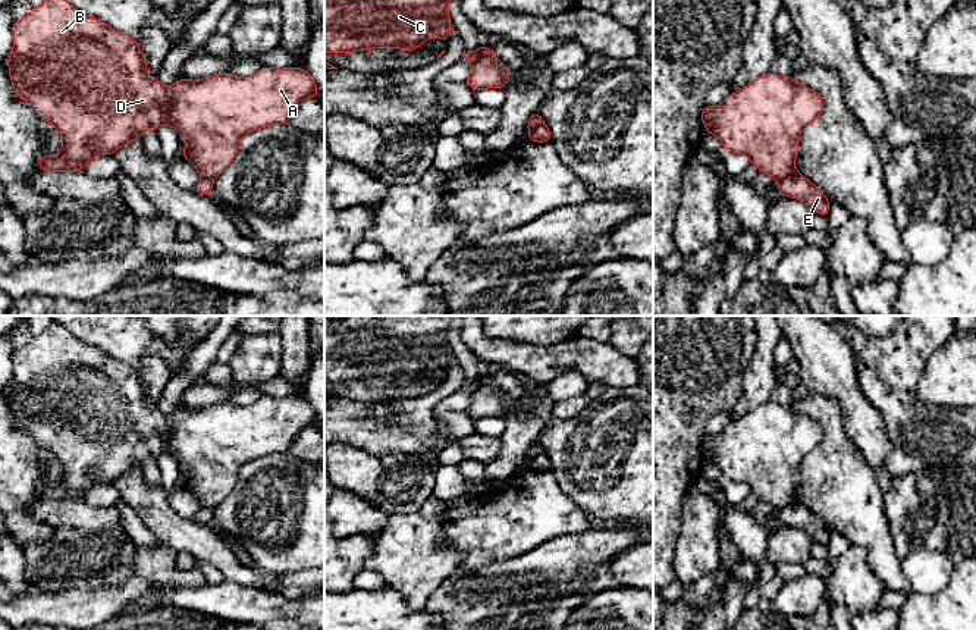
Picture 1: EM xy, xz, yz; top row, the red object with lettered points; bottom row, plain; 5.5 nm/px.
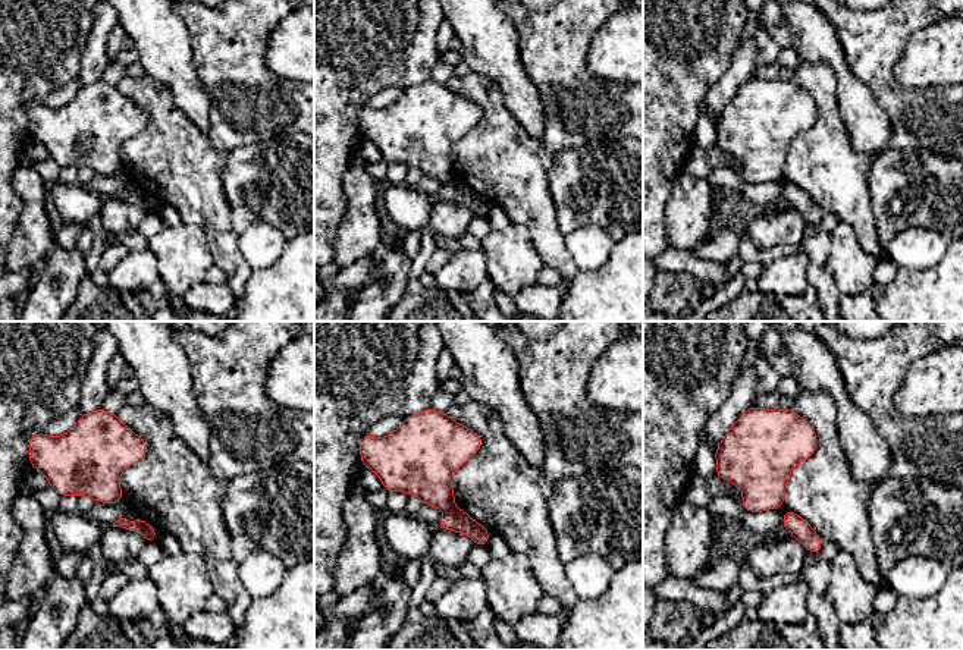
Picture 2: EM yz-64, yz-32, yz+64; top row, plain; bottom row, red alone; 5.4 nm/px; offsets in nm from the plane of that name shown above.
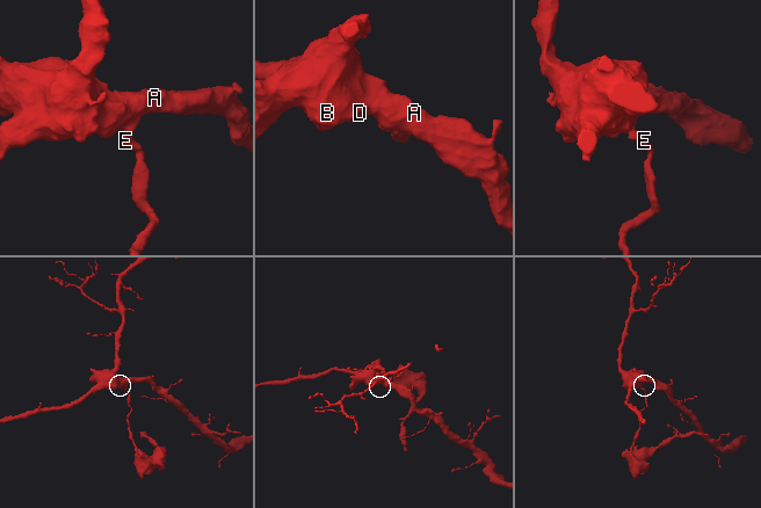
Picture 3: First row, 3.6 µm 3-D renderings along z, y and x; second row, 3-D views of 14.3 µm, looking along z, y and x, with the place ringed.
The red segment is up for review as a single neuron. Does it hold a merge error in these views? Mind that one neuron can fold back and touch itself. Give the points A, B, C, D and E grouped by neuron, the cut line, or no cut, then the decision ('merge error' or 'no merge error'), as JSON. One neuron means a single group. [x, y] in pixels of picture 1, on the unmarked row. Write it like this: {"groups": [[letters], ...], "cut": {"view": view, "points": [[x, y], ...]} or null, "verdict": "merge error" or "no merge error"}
{"groups": [["A", "B", "C", "D"], ["E"]], "cut": {"view": "yz", "points": [[794, 500], [778, 510]]}, "verdict": "merge error"}

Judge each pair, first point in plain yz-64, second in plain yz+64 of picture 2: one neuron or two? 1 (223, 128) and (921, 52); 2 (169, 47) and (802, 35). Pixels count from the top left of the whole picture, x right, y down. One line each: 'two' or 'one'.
1: two
2: one

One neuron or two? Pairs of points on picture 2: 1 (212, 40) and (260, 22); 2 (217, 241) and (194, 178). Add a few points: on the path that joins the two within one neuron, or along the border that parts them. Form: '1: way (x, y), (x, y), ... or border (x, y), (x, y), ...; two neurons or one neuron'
1: way (223, 40), (244, 22), (248, 22); one neuron
2: way (217, 225), (213, 213), (198, 194); one neuron

